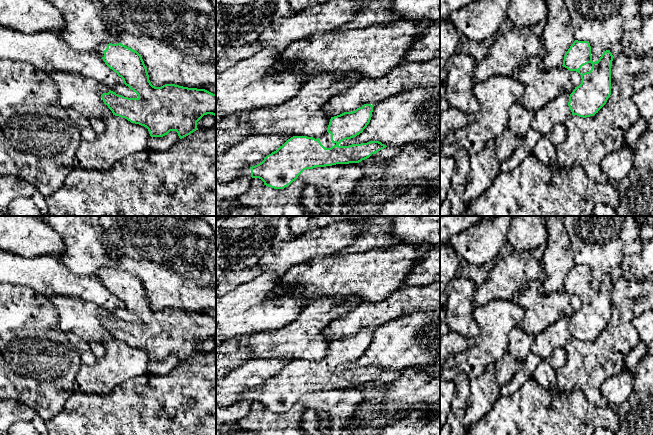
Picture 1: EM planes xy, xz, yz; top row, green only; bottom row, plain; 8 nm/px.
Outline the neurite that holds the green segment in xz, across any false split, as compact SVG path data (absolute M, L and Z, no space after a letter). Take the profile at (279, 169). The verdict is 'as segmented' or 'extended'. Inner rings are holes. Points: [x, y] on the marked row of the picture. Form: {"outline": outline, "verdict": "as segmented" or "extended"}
{"outline": "M364 104L355 111L331 117L327 132L320 138L291 137L261 163L241 169L240 175L259 178L274 189L284 189L306 169L359 163L369 158L387 146L379 141L349 146L339 144L363 132L371 120L373 107Z", "verdict": "extended"}

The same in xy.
{"outline": "M99 44L95 52L105 64L112 69L138 97L128 98L109 90L101 98L113 115L125 118L131 123L148 129L151 137L163 137L170 131L176 131L180 139L198 130L197 122L207 114L216 116L216 94L205 89L188 88L175 84L155 87L149 80L147 68L142 56L135 50L121 44Z", "verdict": "extended"}

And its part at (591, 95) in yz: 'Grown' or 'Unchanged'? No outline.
Grown

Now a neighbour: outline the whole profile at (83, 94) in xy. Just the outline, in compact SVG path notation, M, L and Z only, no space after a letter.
M52 70L48 75L55 81L59 103L63 108L73 108L88 119L113 115L101 98L103 93L109 92L107 85L62 70Z

